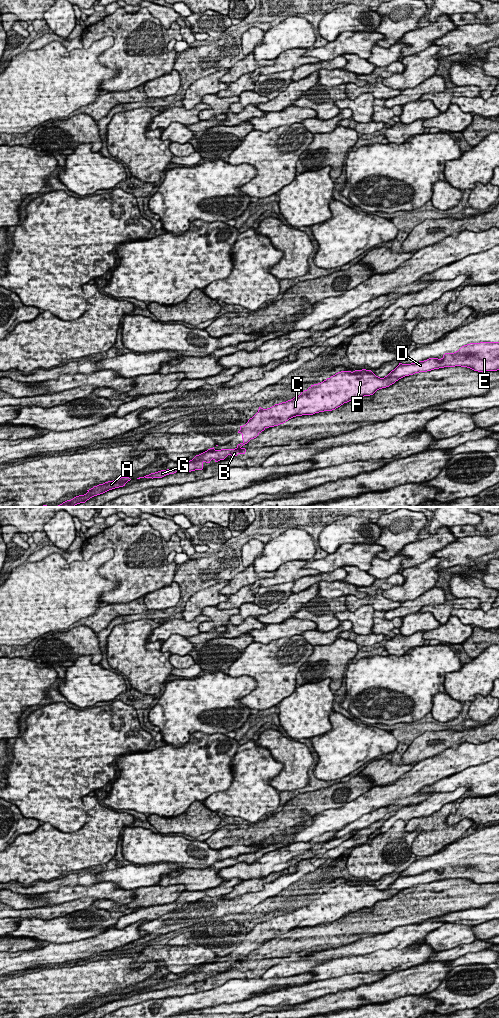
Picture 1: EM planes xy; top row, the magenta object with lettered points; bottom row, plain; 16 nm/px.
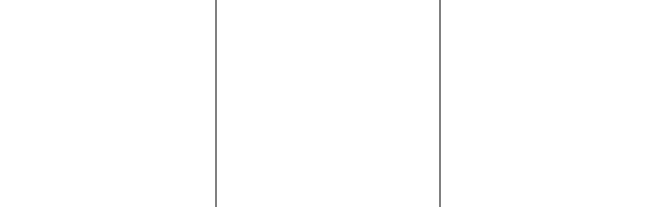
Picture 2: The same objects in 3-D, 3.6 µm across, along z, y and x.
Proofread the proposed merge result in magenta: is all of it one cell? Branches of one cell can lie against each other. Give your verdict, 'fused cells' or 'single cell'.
single cell

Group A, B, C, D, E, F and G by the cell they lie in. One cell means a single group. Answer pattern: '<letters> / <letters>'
A B C D E F G

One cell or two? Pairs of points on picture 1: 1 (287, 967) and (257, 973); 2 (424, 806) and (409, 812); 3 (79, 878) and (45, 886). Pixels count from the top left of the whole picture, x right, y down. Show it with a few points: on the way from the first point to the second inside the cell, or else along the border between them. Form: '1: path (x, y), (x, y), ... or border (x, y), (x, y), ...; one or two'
1: border (273, 965), (261, 977); two
2: path (420, 809), (413, 811); one
3: path (71, 880), (53, 883); one

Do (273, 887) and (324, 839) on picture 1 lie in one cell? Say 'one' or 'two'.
two

